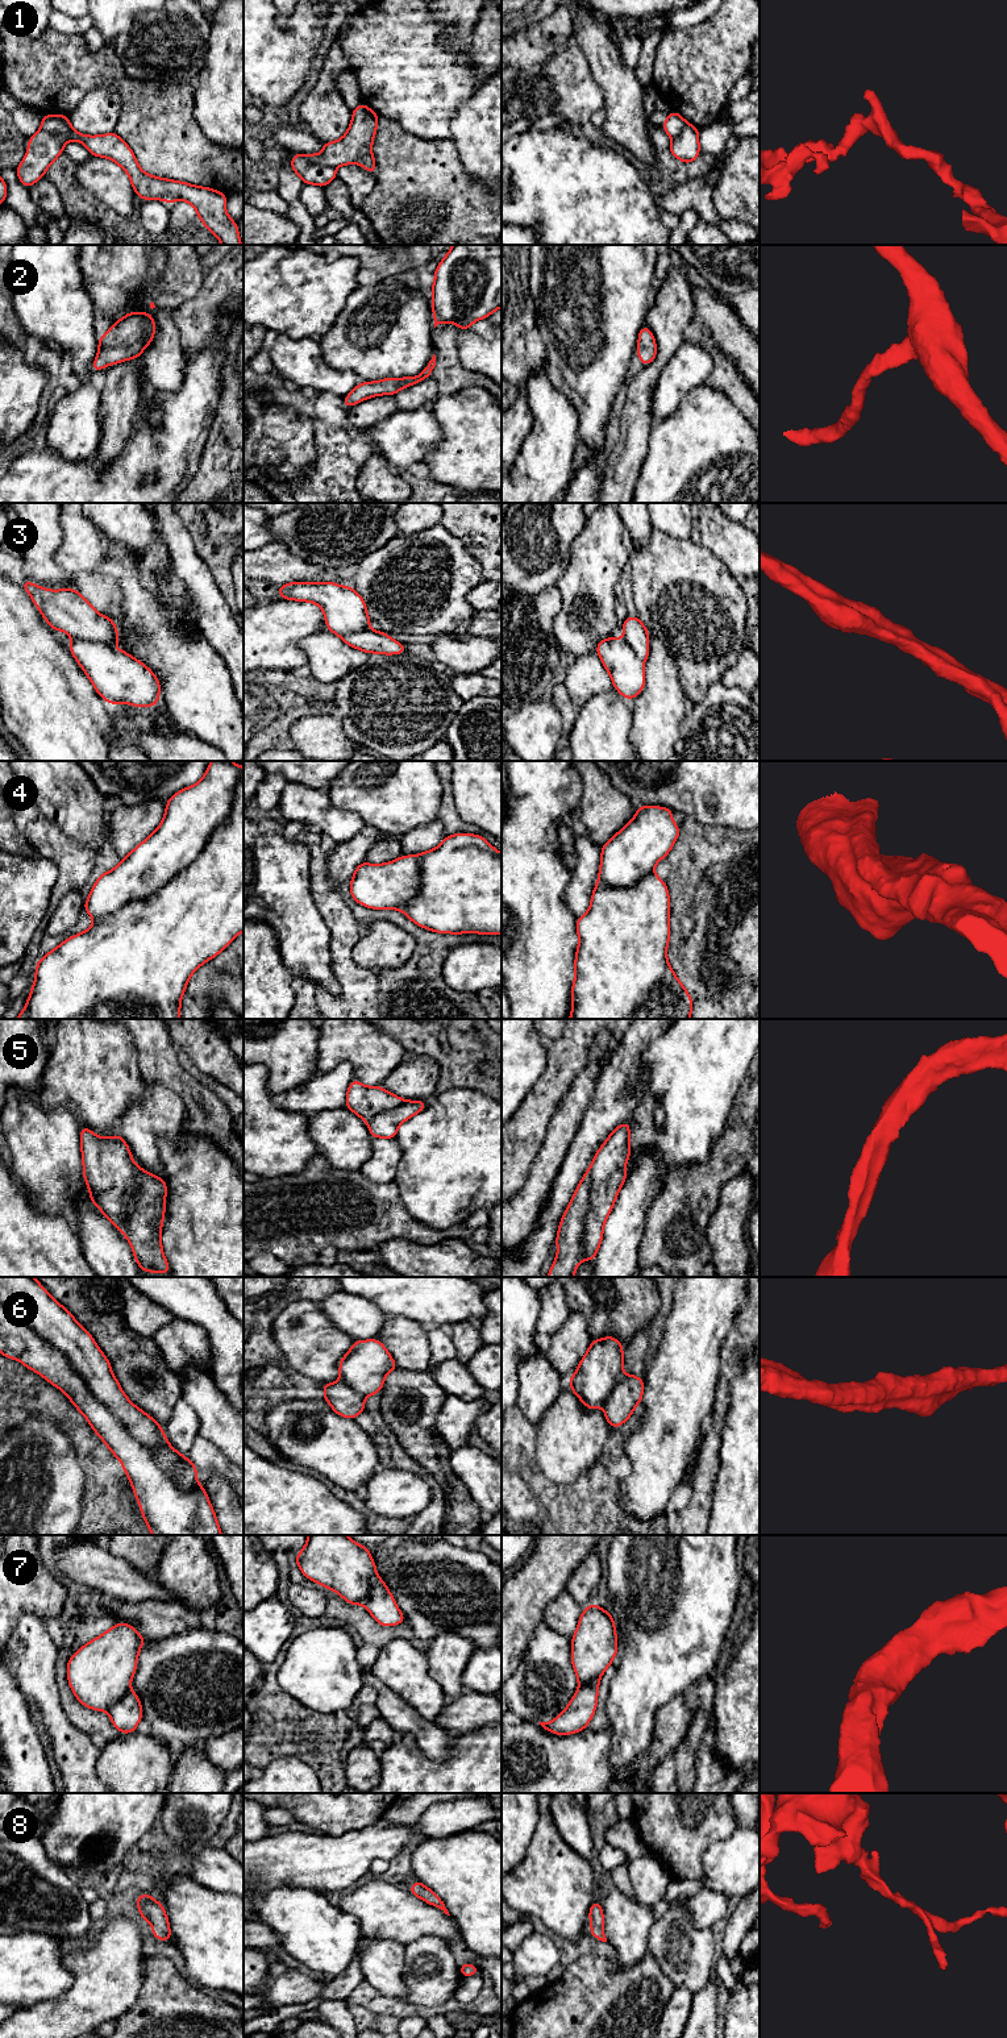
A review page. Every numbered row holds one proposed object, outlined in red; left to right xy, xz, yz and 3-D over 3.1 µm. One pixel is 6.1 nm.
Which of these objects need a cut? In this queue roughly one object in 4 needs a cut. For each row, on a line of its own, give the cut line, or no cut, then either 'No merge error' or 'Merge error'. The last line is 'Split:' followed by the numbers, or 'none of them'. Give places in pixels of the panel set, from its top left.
1: Split along xz (304, 154), (311, 162), (333, 167). Merge error
2: No split. No merge error
3: No split. No merge error
4: No split. No merge error
5: No split. No merge error
6: No split. No merge error
7: No split. No merge error
8: Split along yz (602, 1930), (590, 1933). Merge error
Split: 1, 8

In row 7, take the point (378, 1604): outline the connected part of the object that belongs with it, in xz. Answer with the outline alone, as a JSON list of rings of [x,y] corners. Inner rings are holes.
[[[308,1535],[304,1548],[295,1556],[295,1563],[307,1579],[337,1592],[348,1604],[365,1605],[379,1625],[390,1627],[407,1623],[384,1580],[378,1577],[366,1546],[353,1542],[348,1535]]]

